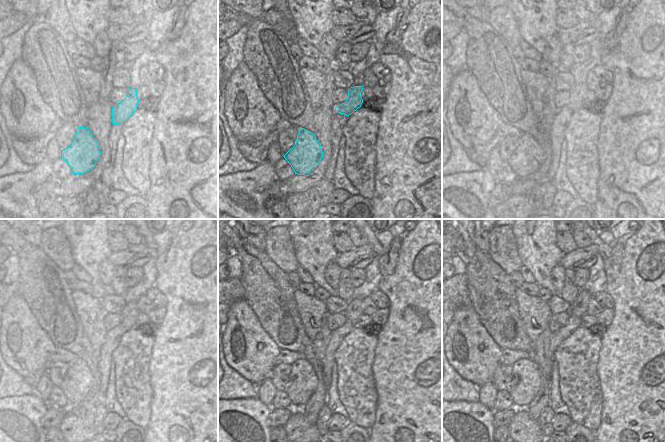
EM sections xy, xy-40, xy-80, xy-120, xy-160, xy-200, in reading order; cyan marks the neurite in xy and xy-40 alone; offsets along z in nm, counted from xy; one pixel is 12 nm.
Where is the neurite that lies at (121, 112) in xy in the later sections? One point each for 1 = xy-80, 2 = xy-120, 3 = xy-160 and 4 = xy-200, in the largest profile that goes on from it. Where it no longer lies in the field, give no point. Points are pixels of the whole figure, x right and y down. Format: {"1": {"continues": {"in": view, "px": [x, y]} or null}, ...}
{"1": {"continues": {"in": "xy-80", "px": [576, 100]}}, "2": {"continues": {"in": "xy-120", "px": [128, 318]}}, "3": {"continues": {"in": "xy-160", "px": [352, 316]}}, "4": {"continues": {"in": "xy-200", "px": [579, 313]}}}

